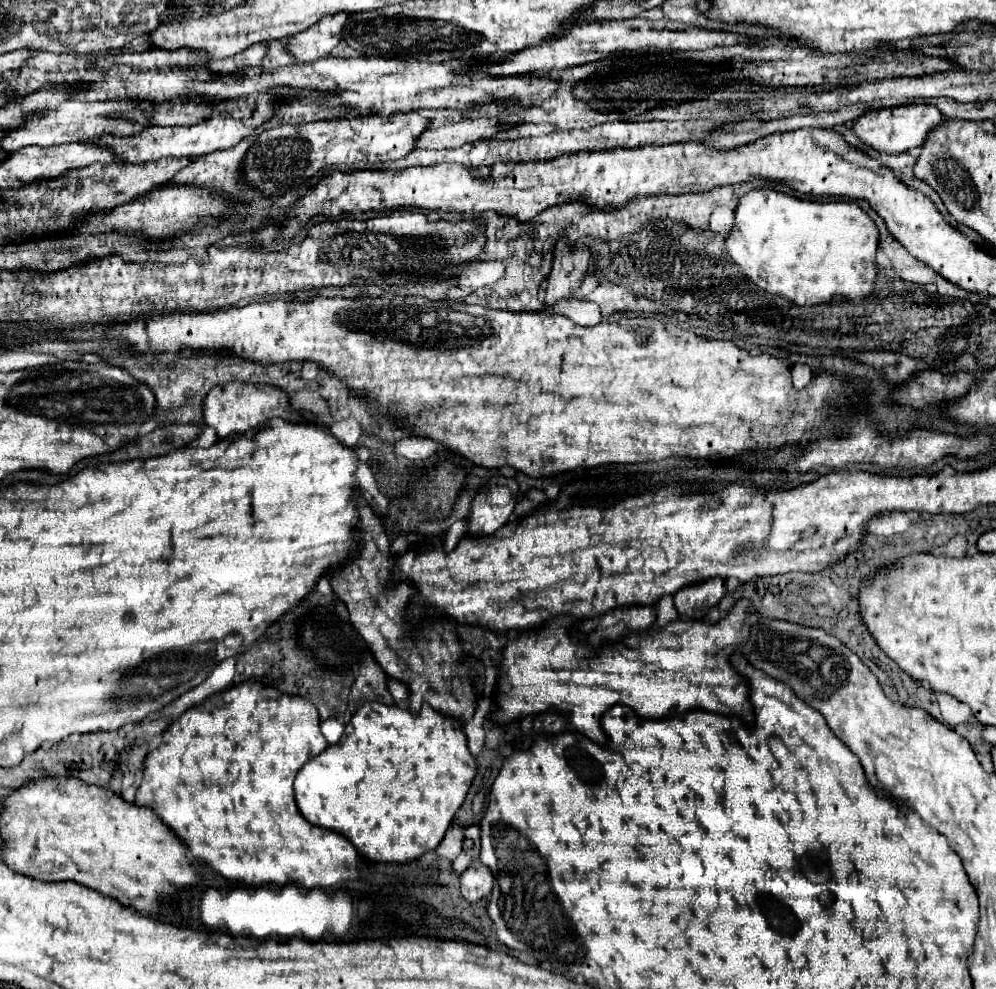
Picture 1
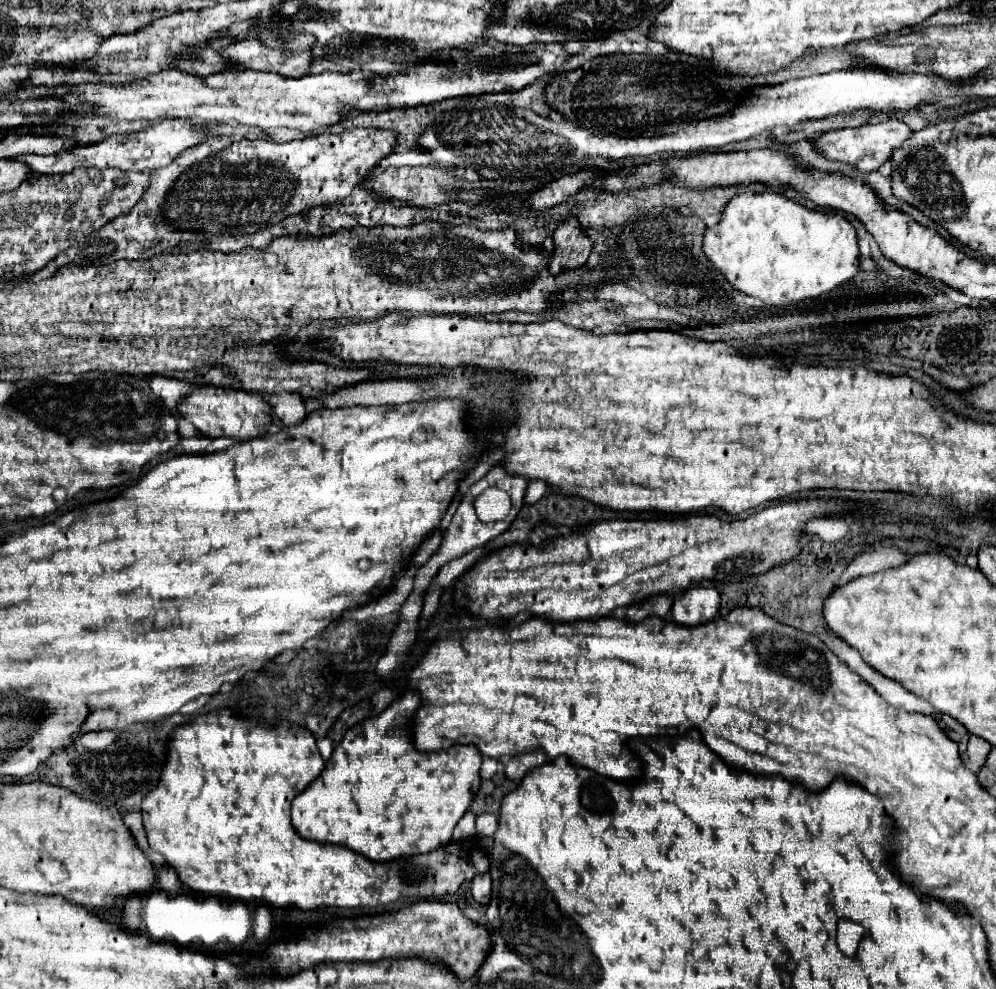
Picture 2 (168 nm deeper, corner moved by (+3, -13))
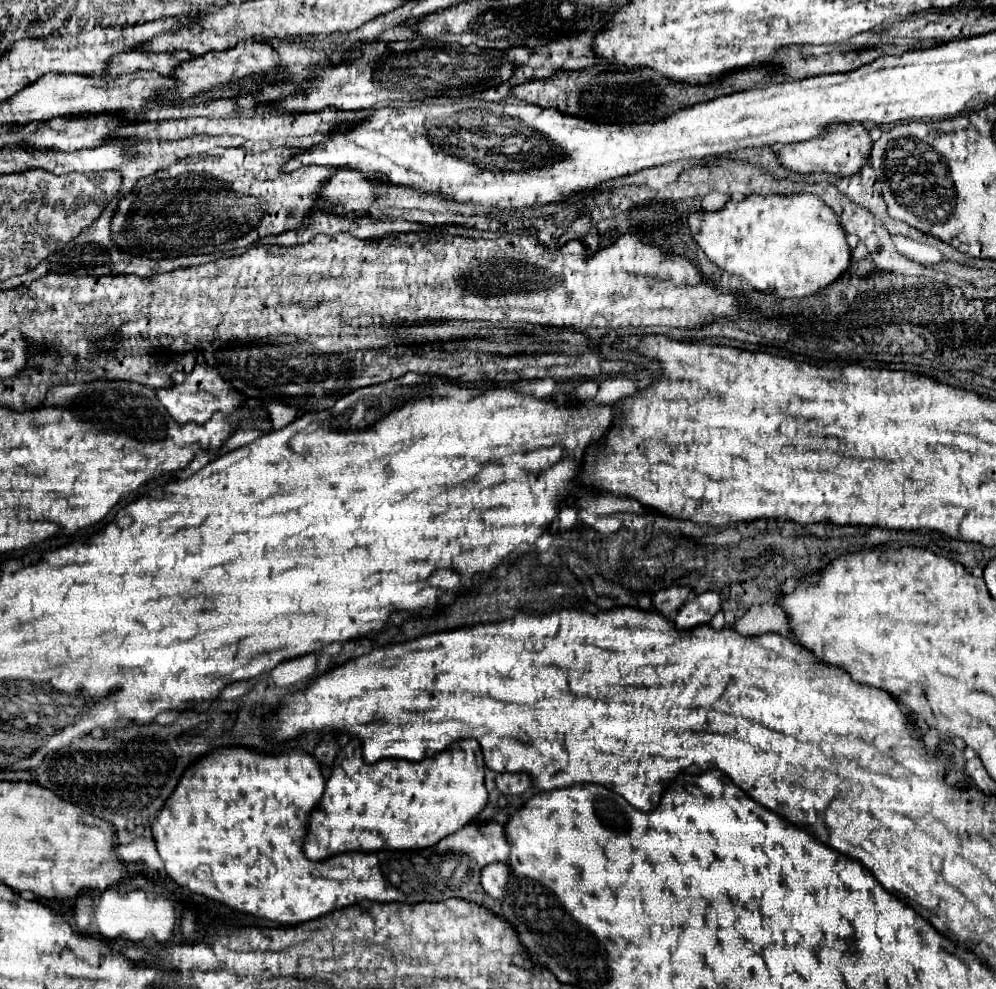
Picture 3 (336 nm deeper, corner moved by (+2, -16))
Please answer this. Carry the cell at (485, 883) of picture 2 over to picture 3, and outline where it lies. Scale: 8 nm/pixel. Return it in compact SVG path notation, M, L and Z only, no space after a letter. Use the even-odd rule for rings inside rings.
M505 862L489 864L481 872L481 886L491 898L501 898L505 894L507 880L509 880L509 866Z

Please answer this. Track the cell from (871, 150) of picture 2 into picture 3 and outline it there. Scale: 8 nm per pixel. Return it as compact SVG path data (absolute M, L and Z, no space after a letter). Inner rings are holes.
M837 124L837 128L829 128L825 136L815 136L813 140L779 146L775 154L783 168L797 174L827 172L833 176L851 176L857 174L861 166L869 164L869 148L871 148L871 140L861 124Z

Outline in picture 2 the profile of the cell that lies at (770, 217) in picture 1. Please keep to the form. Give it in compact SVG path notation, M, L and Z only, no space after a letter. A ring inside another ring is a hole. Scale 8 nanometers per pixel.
M740 193L732 197L722 213L722 221L708 227L704 235L704 253L736 289L770 305L788 305L820 297L852 281L860 271L856 229L842 213L812 211L780 193Z

